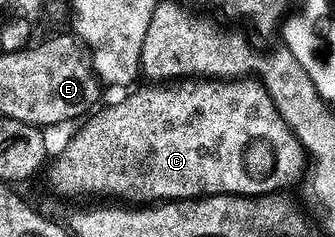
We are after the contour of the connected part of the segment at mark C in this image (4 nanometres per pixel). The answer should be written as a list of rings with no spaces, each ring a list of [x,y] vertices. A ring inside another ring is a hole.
[[[201,78],[199,81],[175,81],[167,85],[146,85],[142,91],[133,90],[129,99],[116,103],[113,107],[105,106],[91,120],[92,124],[65,149],[56,164],[51,164],[47,172],[52,187],[60,195],[117,195],[120,201],[171,201],[174,199],[199,199],[205,195],[247,195],[263,197],[283,192],[283,187],[296,183],[305,178],[306,168],[310,159],[301,145],[298,137],[288,127],[286,121],[279,115],[270,93],[260,81],[221,81],[218,79]],[[136,155],[144,158],[145,167],[136,167]]]

